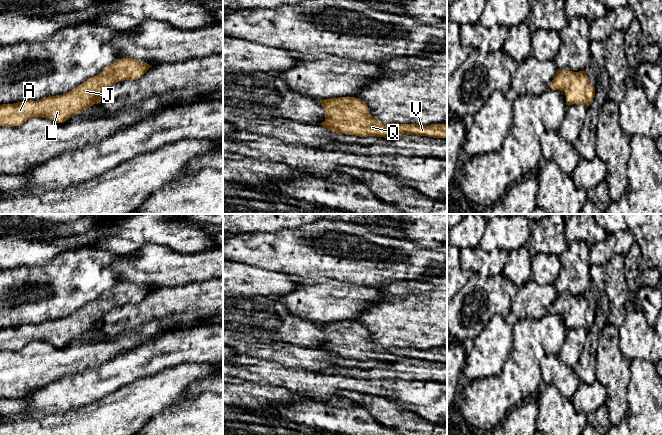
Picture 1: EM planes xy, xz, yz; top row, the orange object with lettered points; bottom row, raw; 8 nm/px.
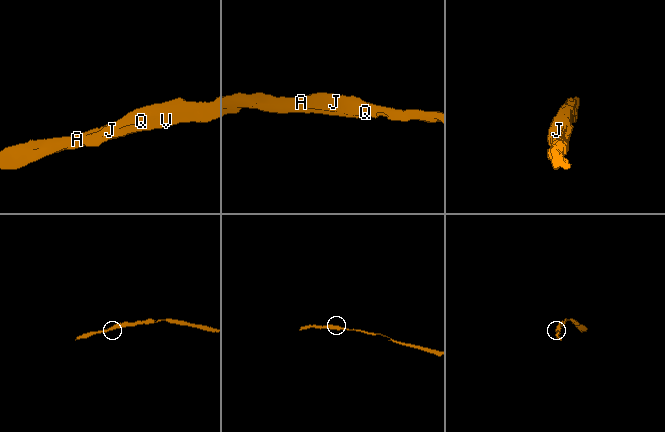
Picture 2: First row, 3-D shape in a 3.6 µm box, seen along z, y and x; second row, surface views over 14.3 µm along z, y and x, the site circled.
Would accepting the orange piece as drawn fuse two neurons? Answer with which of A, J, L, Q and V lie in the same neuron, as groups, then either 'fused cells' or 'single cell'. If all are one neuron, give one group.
A J L Q V; single cell

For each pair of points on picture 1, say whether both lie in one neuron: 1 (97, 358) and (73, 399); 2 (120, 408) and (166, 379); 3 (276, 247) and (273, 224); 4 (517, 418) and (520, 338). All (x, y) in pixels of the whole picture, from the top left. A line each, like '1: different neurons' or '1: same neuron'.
1: different neurons
2: same neuron
3: different neurons
4: different neurons

